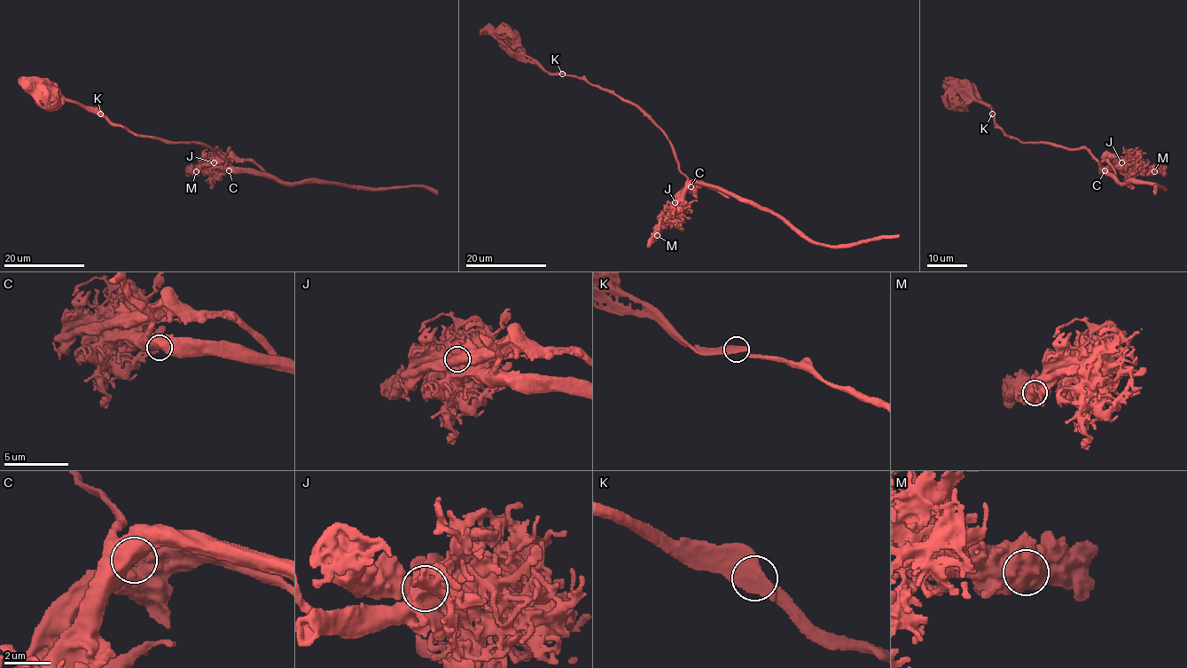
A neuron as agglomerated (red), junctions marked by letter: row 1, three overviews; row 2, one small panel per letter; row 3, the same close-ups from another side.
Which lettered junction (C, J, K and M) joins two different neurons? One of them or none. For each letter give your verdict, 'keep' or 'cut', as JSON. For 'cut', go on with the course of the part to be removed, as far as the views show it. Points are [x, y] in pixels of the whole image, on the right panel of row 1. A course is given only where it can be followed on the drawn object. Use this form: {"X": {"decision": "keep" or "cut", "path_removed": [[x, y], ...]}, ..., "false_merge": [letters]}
{"C": {"decision": "keep"}, "J": {"decision": "cut", "path_removed": [[1120, 162], [1105, 159], [1117, 175]]}, "K": {"decision": "keep"}, "M": {"decision": "keep"}, "false_merge": ["J"]}

